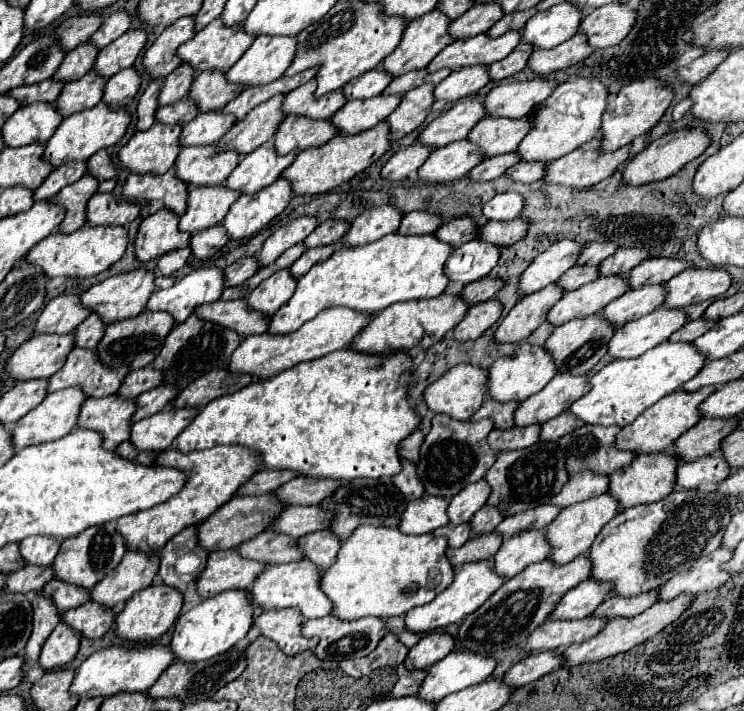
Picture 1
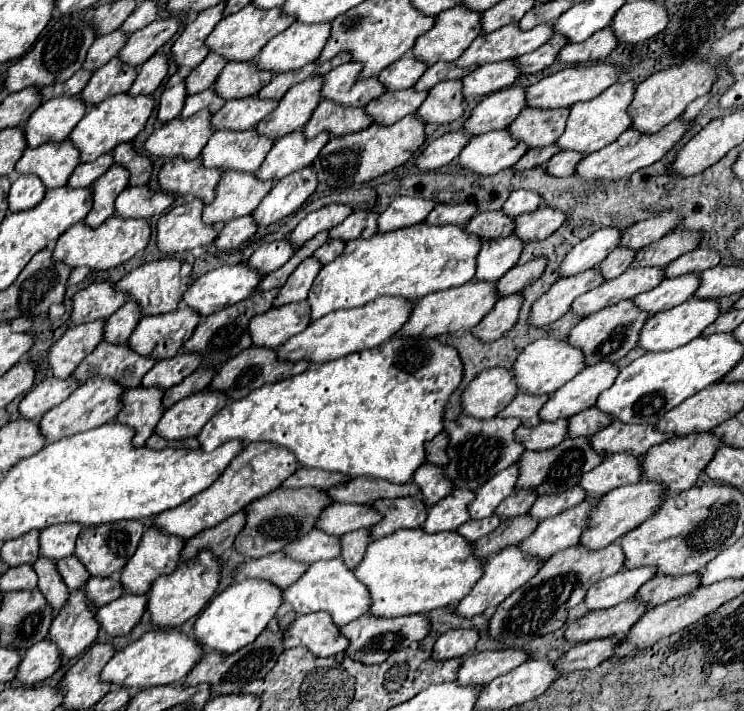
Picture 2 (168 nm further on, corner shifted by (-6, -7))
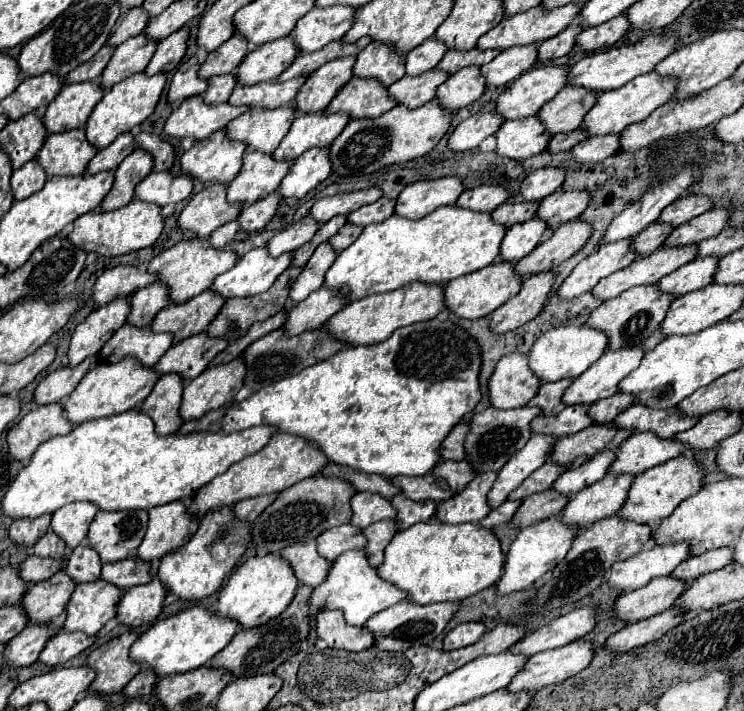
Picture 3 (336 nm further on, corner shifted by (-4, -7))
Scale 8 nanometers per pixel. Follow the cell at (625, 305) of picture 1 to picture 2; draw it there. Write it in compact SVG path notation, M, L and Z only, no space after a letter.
M685 274L677 278L665 278L657 288L633 298L637 308L643 308L649 316L673 308L693 296L699 286L699 274Z

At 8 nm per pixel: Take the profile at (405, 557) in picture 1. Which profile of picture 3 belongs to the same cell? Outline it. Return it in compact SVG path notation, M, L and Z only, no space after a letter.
M435 518L401 530L385 548L385 562L379 566L379 576L401 590L409 592L411 602L433 604L465 600L501 578L503 552L493 530L479 524L445 524Z

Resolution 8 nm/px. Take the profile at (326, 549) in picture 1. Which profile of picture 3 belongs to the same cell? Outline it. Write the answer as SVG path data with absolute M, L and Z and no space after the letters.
M381 520L381 522L375 522L371 526L367 526L365 530L365 536L369 540L367 544L367 554L369 554L369 562L373 566L379 566L381 560L383 560L383 552L385 552L385 546L389 544L389 540L399 532L397 524L393 524L393 520Z

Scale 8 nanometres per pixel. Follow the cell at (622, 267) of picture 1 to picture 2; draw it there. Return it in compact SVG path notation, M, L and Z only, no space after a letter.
M671 232L667 236L663 236L661 240L657 240L655 244L649 244L647 248L641 248L635 254L633 260L633 268L665 268L669 262L673 262L675 258L679 258L685 252L695 250L699 244L699 236L695 236L695 232Z

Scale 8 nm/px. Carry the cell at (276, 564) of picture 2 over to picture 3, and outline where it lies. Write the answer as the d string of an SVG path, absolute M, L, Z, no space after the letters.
M307 540L303 544L293 544L281 552L283 558L287 558L299 578L301 584L317 586L325 582L325 576L329 574L329 560L321 558L317 554L317 542Z

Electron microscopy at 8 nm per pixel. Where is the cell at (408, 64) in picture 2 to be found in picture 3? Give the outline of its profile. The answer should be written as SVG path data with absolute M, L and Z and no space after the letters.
M431 36L421 46L407 52L407 62L405 62L407 74L409 76L419 76L419 74L423 74L427 70L433 70L441 62L445 52L447 52L445 44L441 44L441 40Z

